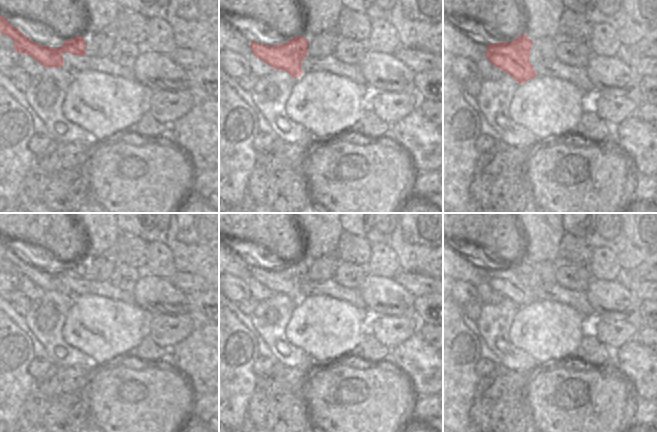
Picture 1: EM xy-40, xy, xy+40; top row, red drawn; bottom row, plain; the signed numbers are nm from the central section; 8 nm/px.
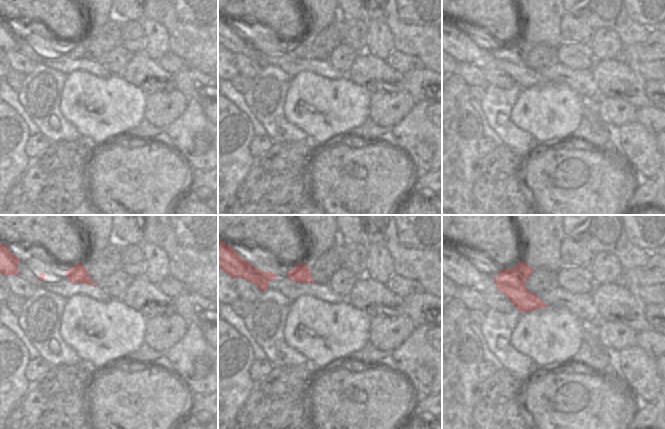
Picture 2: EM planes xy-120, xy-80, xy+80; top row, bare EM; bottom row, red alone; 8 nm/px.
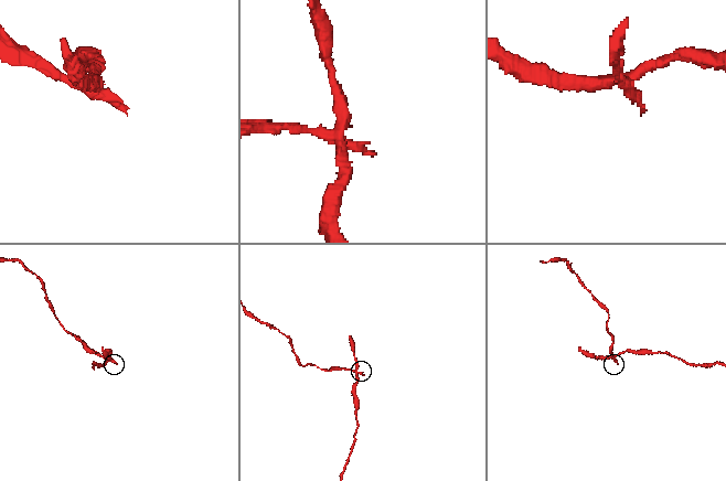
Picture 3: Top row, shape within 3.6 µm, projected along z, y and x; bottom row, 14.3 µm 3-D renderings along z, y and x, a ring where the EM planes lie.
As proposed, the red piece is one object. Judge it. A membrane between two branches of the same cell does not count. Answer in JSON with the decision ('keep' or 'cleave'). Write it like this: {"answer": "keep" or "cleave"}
{"answer": "cleave"}

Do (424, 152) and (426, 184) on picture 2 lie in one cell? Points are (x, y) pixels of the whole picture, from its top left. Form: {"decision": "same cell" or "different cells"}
{"decision": "different cells"}

